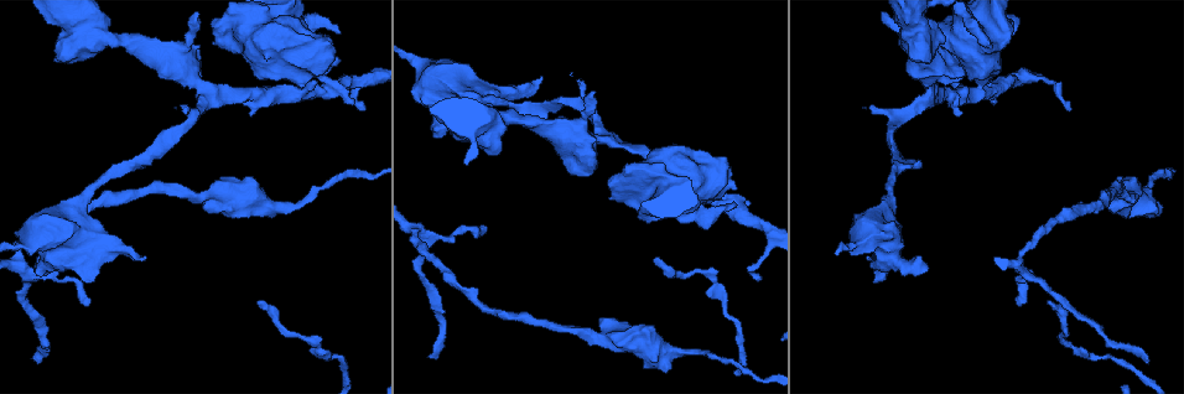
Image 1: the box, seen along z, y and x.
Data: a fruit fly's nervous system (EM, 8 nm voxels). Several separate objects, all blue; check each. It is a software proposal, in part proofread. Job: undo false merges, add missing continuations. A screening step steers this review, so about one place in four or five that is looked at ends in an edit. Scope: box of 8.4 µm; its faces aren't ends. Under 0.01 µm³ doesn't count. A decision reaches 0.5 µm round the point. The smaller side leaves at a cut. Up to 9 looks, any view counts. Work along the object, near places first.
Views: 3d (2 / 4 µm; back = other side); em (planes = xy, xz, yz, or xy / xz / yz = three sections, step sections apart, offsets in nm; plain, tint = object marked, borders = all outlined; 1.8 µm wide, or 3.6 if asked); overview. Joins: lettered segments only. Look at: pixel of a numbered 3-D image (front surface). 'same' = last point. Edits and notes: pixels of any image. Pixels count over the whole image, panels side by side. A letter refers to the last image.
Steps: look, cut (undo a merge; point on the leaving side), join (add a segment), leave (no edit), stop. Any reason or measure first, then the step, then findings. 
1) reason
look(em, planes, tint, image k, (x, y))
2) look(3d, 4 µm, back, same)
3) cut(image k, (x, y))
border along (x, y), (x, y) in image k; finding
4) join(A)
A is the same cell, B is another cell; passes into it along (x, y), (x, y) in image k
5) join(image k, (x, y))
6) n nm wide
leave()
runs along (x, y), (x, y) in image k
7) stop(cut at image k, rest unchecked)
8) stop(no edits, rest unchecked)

tapers out
look(3d, 2 µm, image 1, (1018, 304))

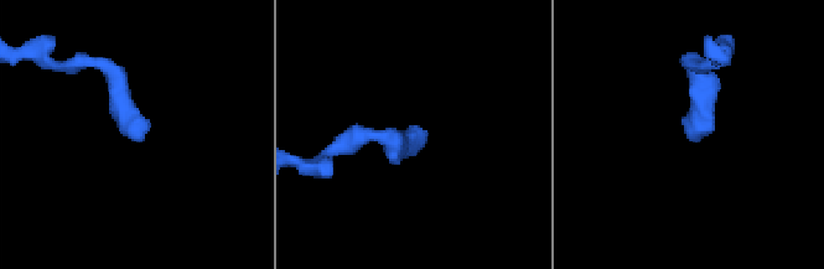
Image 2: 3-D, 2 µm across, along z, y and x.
look(em, yz, step 8, borders, image 2, (417, 136))

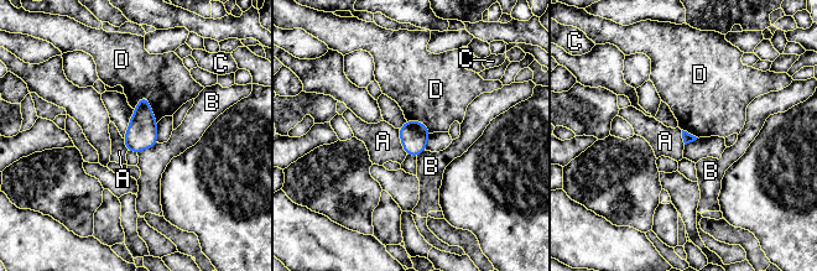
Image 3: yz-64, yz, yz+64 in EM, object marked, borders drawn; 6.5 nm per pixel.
70 nm wide
leave()
A, B, C and D are other cells; border along (140, 95), (147, 99), (156, 123) in image 3; no lettered segment goes on from it

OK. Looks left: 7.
thin end
look(3d, 2 µm, image 1, (1148, 362))

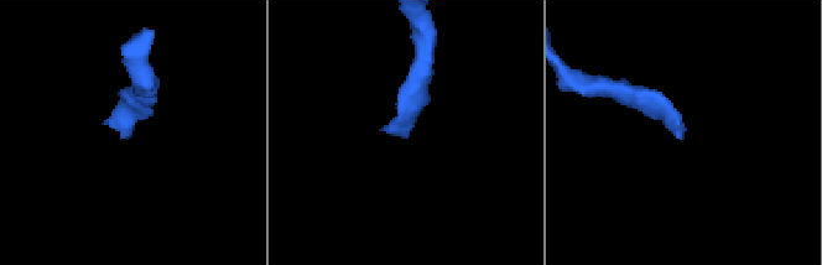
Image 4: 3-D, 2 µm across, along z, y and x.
look(em, planes, borders, image 4, (126, 133))

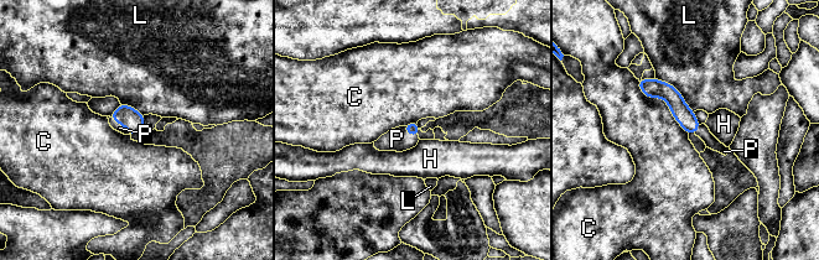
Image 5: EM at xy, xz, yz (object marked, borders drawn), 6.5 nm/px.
90 nm wide
join(P)
P is the same cell, C, H and L are other cells; the cell continues

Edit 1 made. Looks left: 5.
sudden change in width
look(em, planes, borders, image 1, (275, 322))

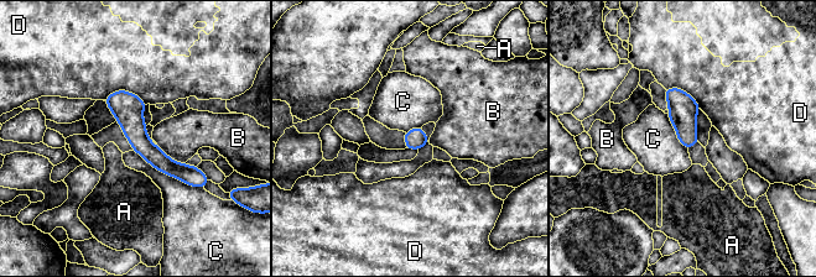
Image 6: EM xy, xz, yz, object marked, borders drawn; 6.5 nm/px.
140 nm wide
leave()
A, B, C and D are other cells; border along (133, 149), (157, 170), (203, 188) in image 6; one cell here

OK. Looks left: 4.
sharp bend
look(3d, 4 µm, image 1, (920, 38))

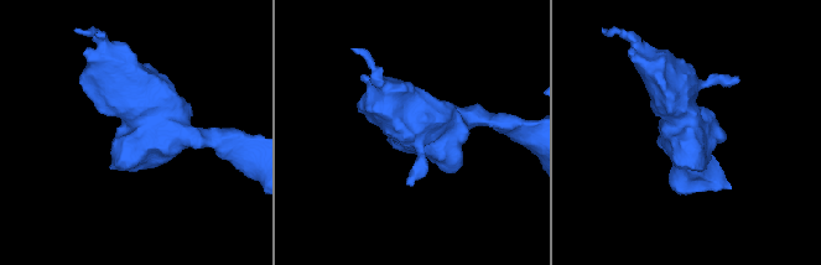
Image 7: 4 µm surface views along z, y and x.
need the tissue
look(em, planes, borders, image 7, (688, 136))

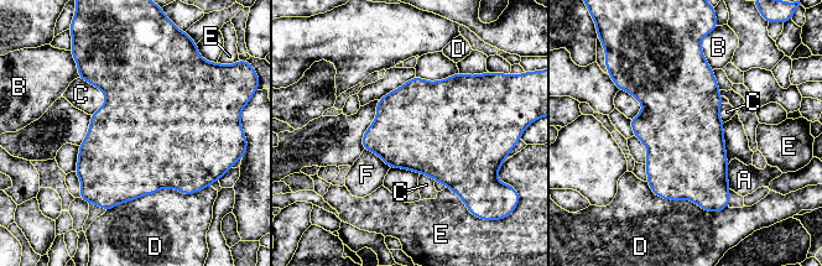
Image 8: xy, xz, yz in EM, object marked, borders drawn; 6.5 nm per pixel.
leave()
A, B, C, D, E and F are other cells; border along (78, 77), (103, 93), (92, 115) in image 8; continuous, no second cell

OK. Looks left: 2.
stop(join at image 5, rest unchecked)

